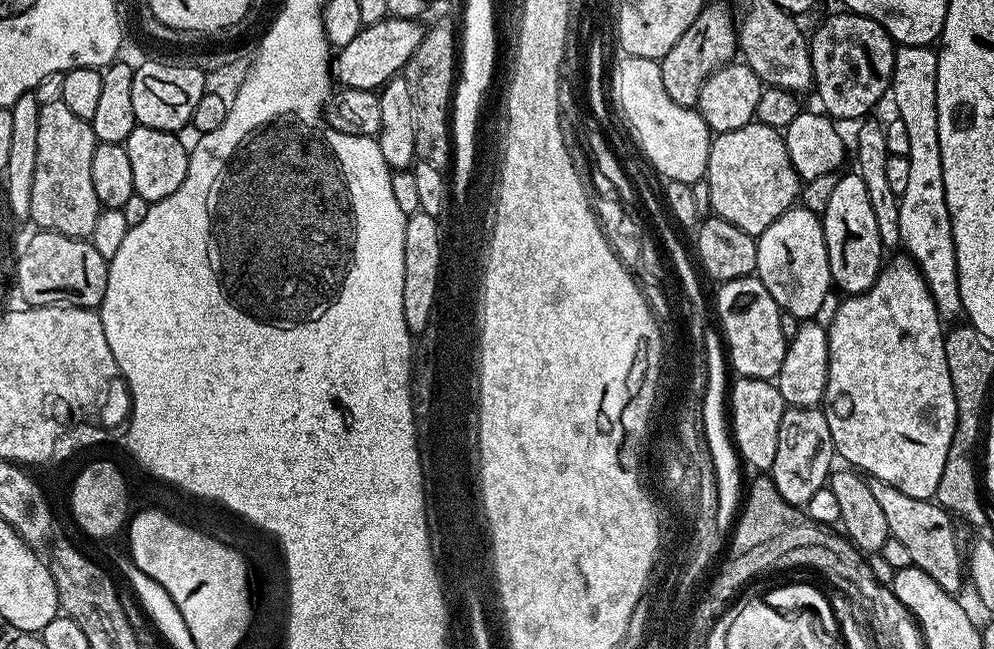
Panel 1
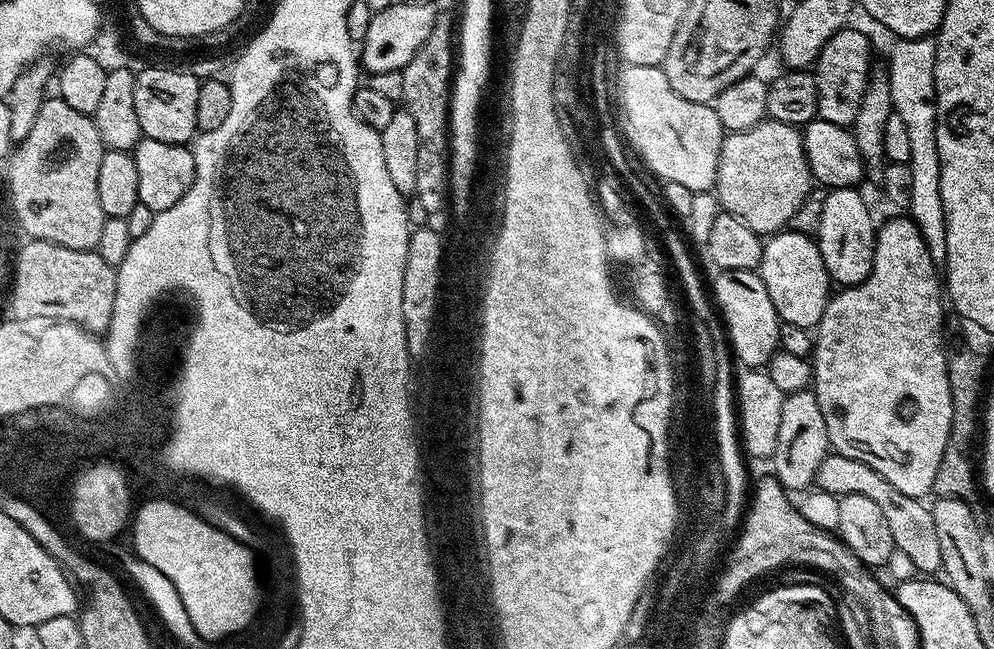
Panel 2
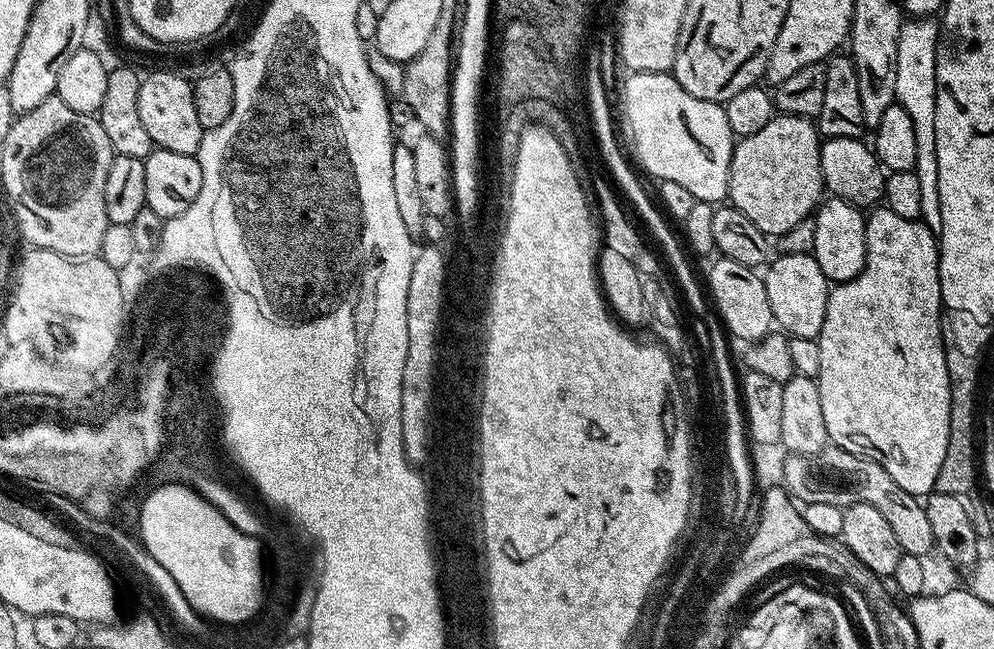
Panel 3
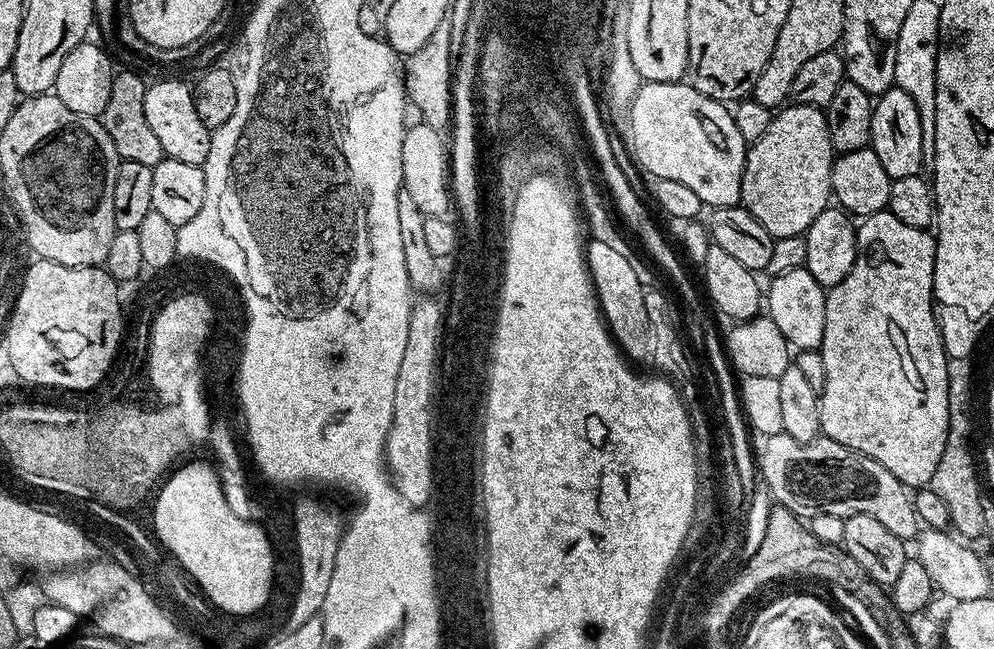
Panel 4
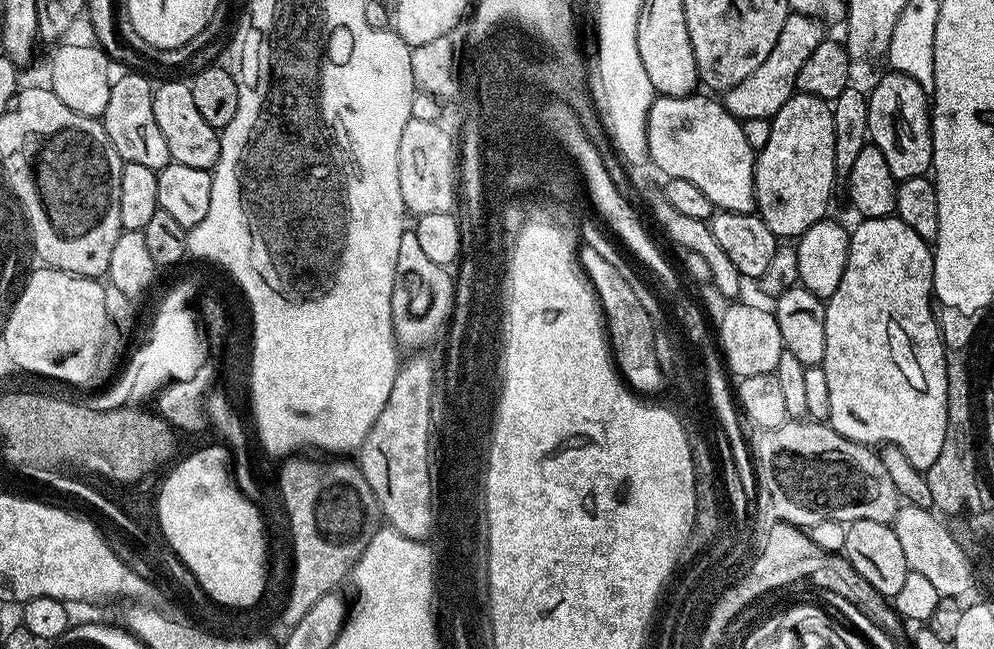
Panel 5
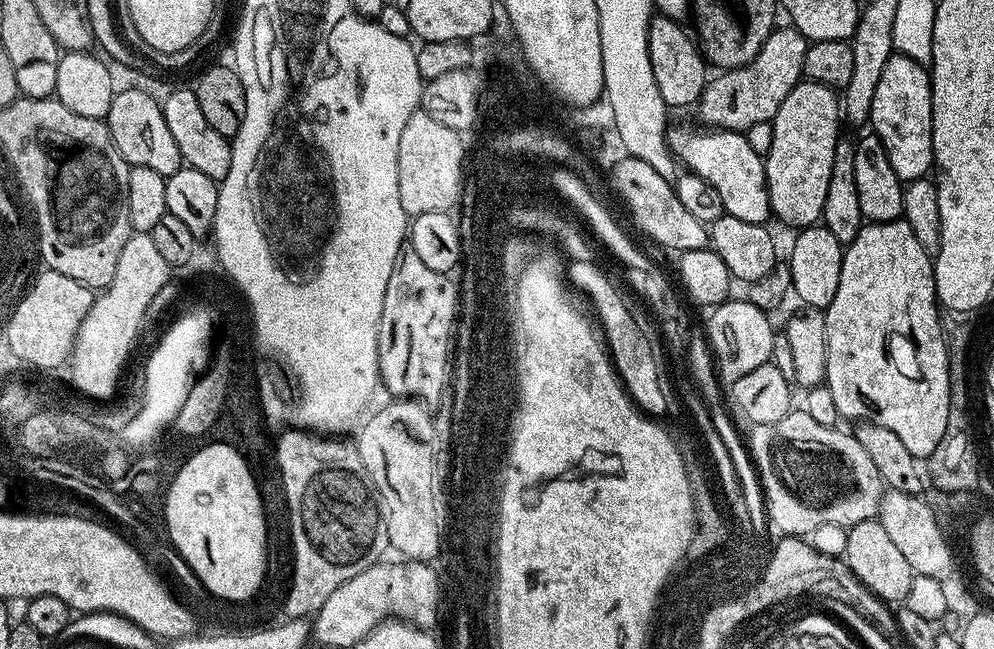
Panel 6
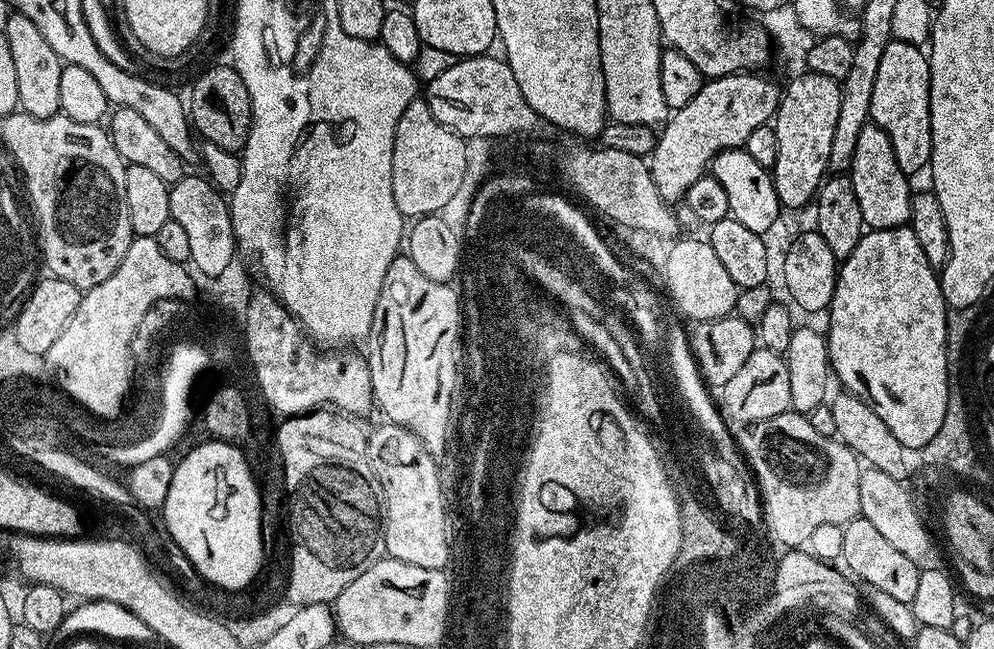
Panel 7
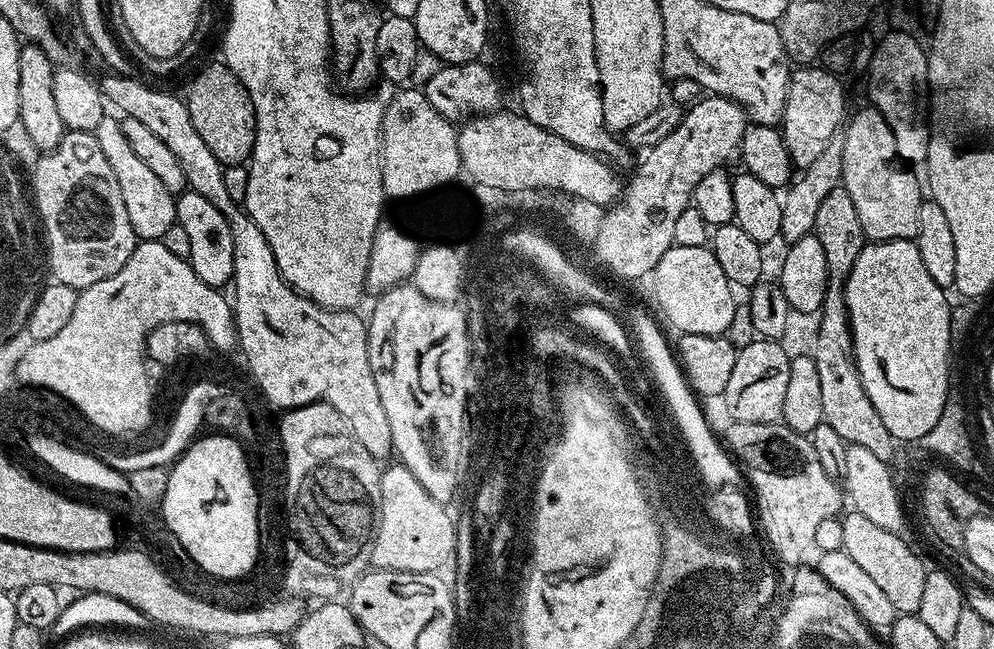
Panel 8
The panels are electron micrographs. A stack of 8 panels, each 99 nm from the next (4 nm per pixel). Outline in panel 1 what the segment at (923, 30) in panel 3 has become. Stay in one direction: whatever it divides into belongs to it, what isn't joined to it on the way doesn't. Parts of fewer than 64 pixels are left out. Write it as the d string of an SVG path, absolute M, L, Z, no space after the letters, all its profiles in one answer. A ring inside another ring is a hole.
M909 44L897 47L896 57L894 58L894 74L892 75L892 86L890 89L890 100L896 103L895 115L902 122L902 126L906 126L906 135L910 137L910 150L907 157L910 162L910 174L906 185L906 190L900 198L900 243L903 251L918 266L918 270L922 274L922 278L926 282L926 286L930 290L930 294L934 298L934 306L938 310L938 314L945 321L952 320L957 315L963 313L962 306L962 290L958 290L958 262L954 254L954 234L952 233L952 223L950 222L950 214L946 206L946 186L942 182L942 150L938 146L938 58L936 57L937 49L932 46L910 46Z

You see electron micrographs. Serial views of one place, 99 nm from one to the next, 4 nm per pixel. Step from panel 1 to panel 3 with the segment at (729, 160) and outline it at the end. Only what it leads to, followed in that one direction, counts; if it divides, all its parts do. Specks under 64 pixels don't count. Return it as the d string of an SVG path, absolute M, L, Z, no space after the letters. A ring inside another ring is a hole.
M783 114L773 115L770 122L766 122L766 126L762 126L762 130L758 130L758 134L750 134L749 136L741 136L735 141L732 150L732 161L730 162L730 178L728 179L728 200L731 207L742 210L742 214L746 214L746 218L750 218L750 222L754 222L754 226L758 226L758 230L762 230L770 238L780 237L788 230L793 230L798 222L811 217L815 213L818 205L821 203L822 197L825 195L824 179L822 178L822 166L820 165L820 145L822 137L818 131L817 125L806 116L785 116Z

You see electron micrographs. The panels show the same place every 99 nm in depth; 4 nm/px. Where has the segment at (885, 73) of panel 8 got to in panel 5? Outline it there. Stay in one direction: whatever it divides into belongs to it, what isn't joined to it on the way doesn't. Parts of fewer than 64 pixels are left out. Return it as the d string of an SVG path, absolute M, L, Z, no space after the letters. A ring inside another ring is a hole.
M885 71L885 76L873 86L868 97L868 135L871 143L882 150L882 158L886 158L886 166L890 166L890 174L897 180L928 176L932 166L932 130L930 127L930 96L929 93L901 72Z

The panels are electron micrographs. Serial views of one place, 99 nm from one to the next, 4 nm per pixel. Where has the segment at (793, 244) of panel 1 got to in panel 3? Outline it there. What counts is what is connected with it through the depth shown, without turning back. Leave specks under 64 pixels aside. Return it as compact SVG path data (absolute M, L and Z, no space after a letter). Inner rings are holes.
M807 252L777 255L767 265L763 277L773 321L789 337L817 339L826 318L830 281L822 274L822 266L818 266L816 257Z

